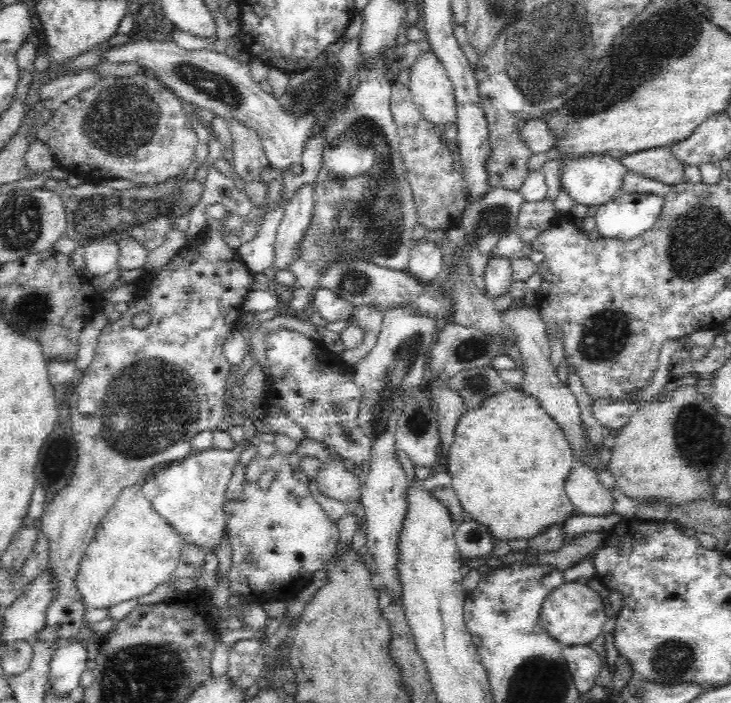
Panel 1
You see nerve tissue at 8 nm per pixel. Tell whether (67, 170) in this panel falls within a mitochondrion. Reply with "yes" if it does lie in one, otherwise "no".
no

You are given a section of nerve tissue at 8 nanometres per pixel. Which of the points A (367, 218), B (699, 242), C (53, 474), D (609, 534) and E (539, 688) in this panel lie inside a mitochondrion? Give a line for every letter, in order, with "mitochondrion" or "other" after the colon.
A: mitochondrion
B: mitochondrion
C: other
D: other
E: mitochondrion

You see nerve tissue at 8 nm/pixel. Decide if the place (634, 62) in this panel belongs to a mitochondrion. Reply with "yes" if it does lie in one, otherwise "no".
yes

